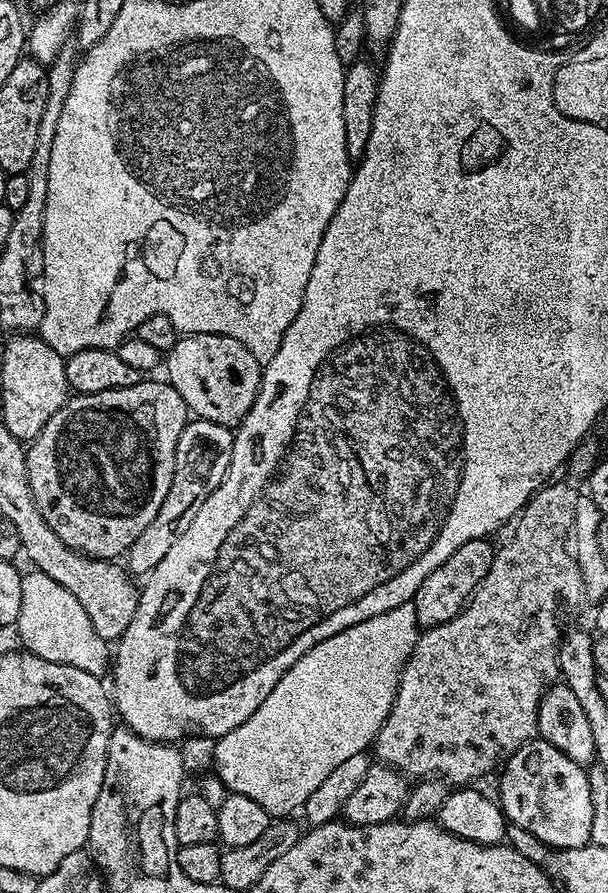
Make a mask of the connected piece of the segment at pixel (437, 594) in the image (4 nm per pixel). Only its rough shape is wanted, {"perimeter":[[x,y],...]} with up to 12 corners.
{"perimeter":[[491,539],[458,546],[411,600],[421,629],[449,624],[496,557]]}

